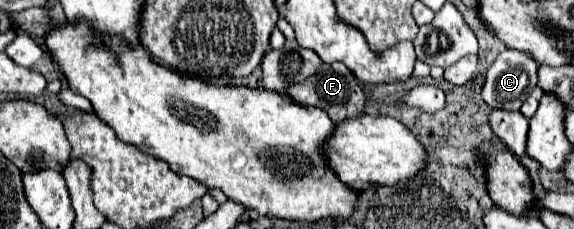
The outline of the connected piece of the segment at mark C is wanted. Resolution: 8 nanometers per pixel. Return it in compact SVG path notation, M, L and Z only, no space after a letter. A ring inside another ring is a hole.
M514 49L502 51L490 65L484 83L482 99L492 109L520 111L520 105L536 89L538 65Z

